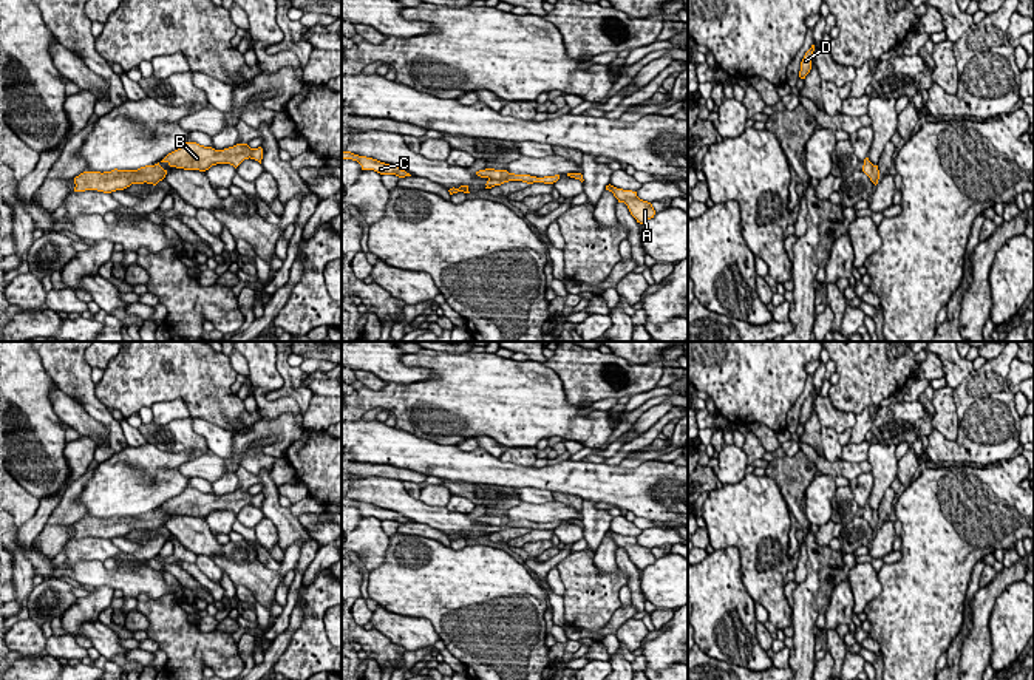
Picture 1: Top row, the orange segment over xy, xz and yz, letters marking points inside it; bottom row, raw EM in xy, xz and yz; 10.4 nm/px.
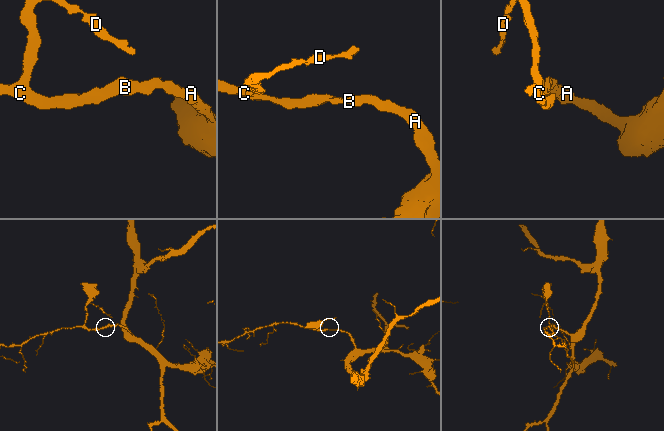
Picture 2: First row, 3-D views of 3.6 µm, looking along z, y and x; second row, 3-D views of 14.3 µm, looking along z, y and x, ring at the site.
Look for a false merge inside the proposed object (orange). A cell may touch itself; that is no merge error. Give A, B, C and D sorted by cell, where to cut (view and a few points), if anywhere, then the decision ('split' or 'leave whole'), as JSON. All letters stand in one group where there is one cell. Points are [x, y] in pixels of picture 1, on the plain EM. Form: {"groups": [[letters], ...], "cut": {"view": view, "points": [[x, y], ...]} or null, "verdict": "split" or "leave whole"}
{"groups": [["A", "B", "C", "D"]], "cut": null, "verdict": "leave whole"}

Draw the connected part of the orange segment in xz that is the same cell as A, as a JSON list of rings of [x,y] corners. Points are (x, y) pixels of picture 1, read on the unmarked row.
[[[606,532],[606,536],[612,538],[618,549],[624,549],[631,561],[637,569],[643,570],[645,567],[654,564],[655,556],[651,549],[643,547],[637,542],[637,538],[617,535],[614,532]]]

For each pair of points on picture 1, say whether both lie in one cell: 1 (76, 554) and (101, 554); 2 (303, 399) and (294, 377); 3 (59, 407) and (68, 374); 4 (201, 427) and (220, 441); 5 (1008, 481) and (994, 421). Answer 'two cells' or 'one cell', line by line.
1: one cell
2: one cell
3: two cells
4: one cell
5: two cells

